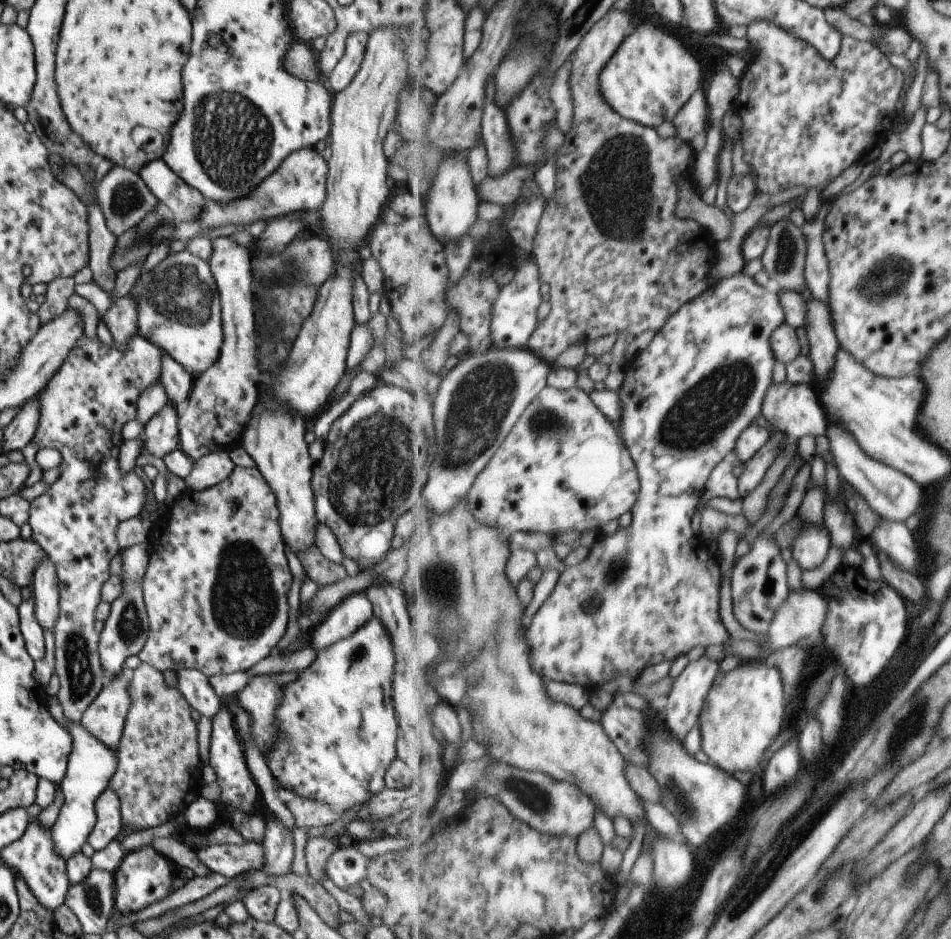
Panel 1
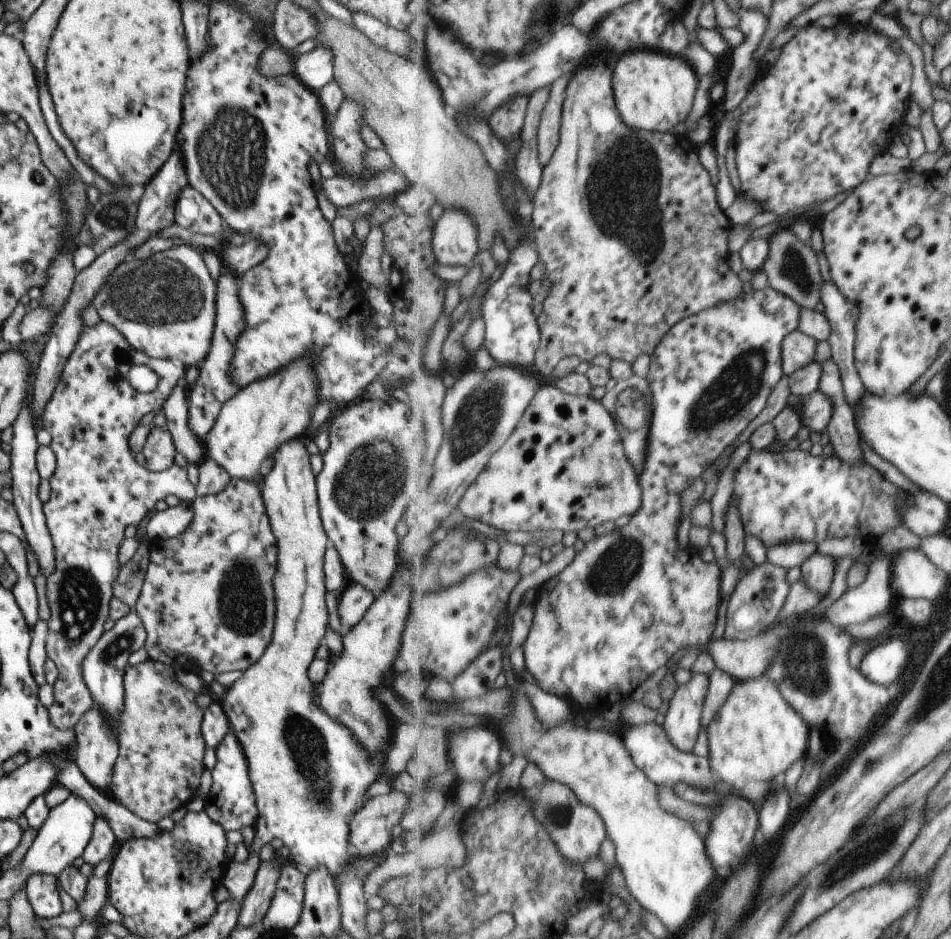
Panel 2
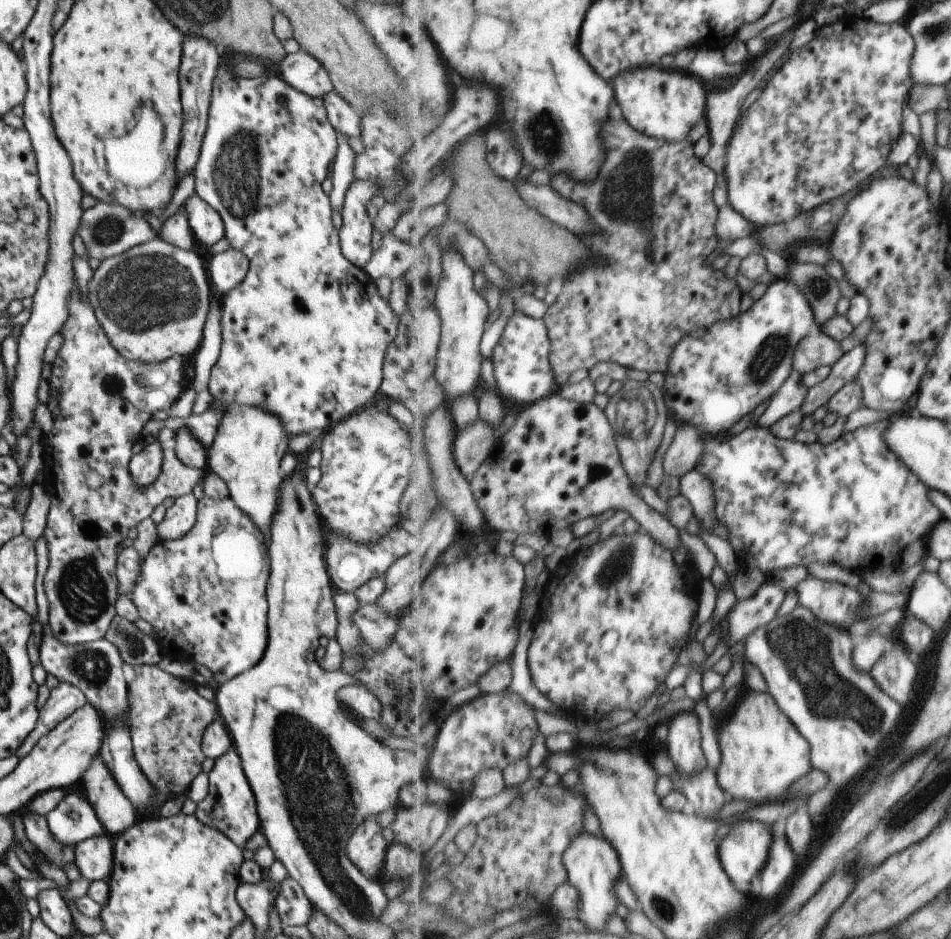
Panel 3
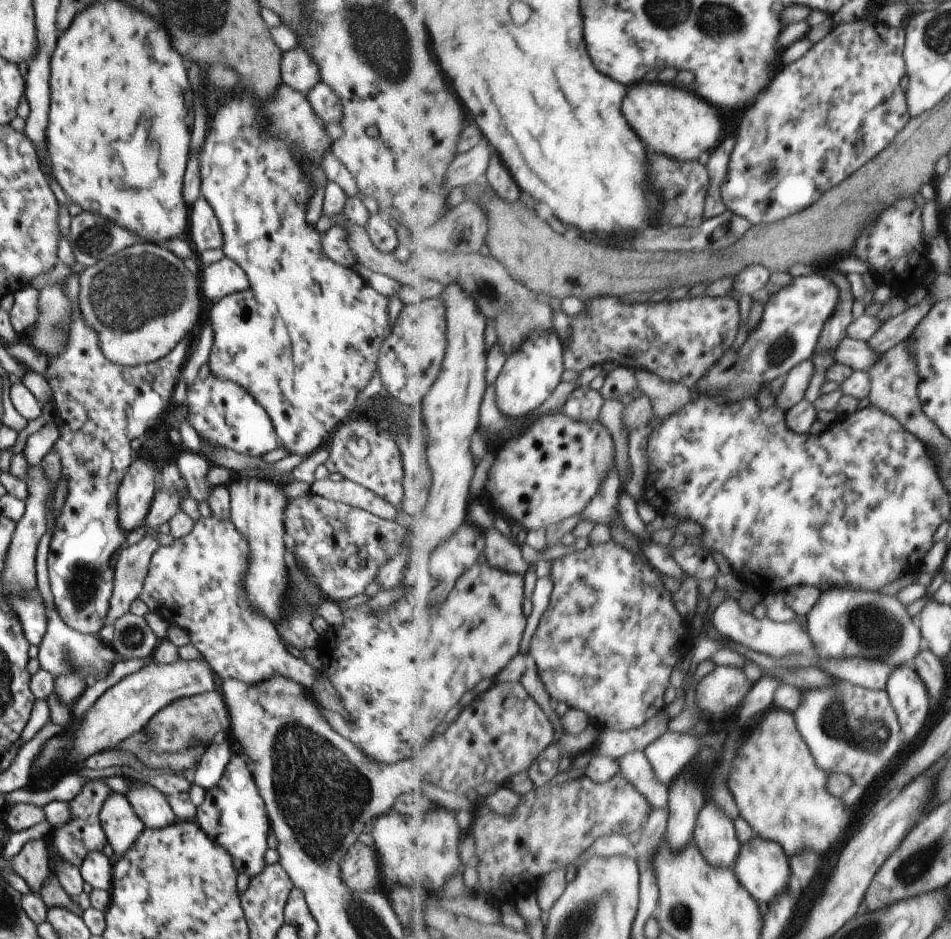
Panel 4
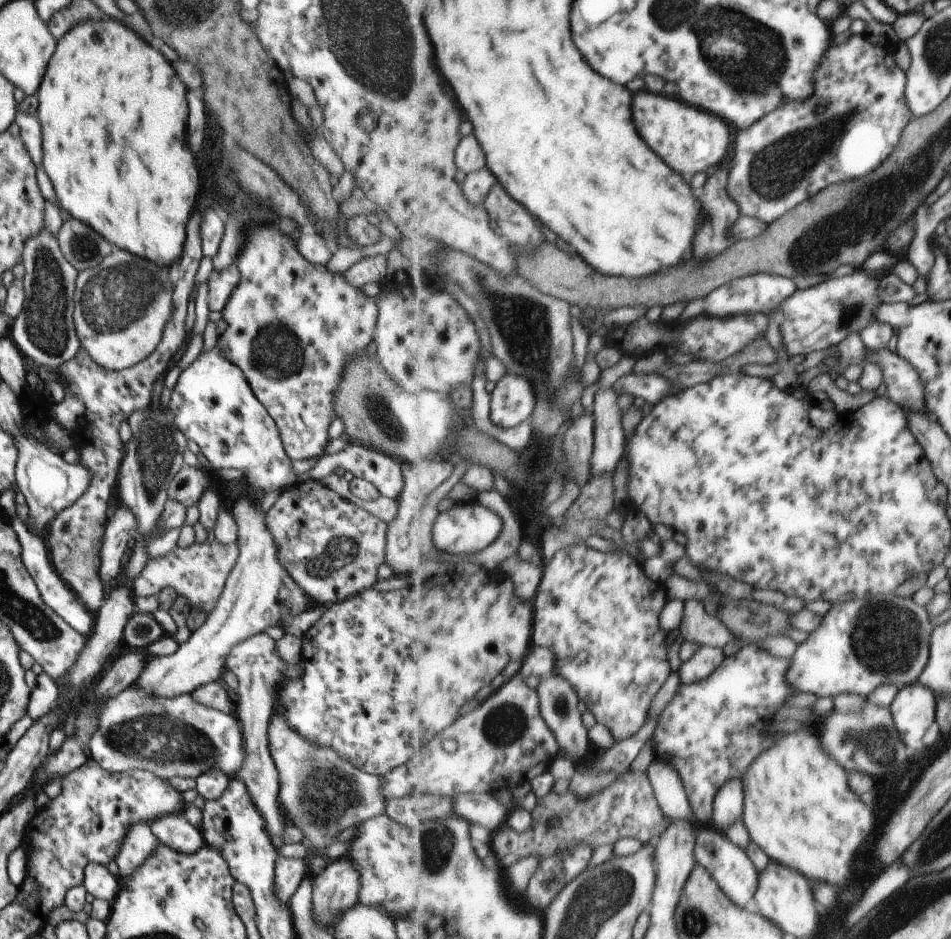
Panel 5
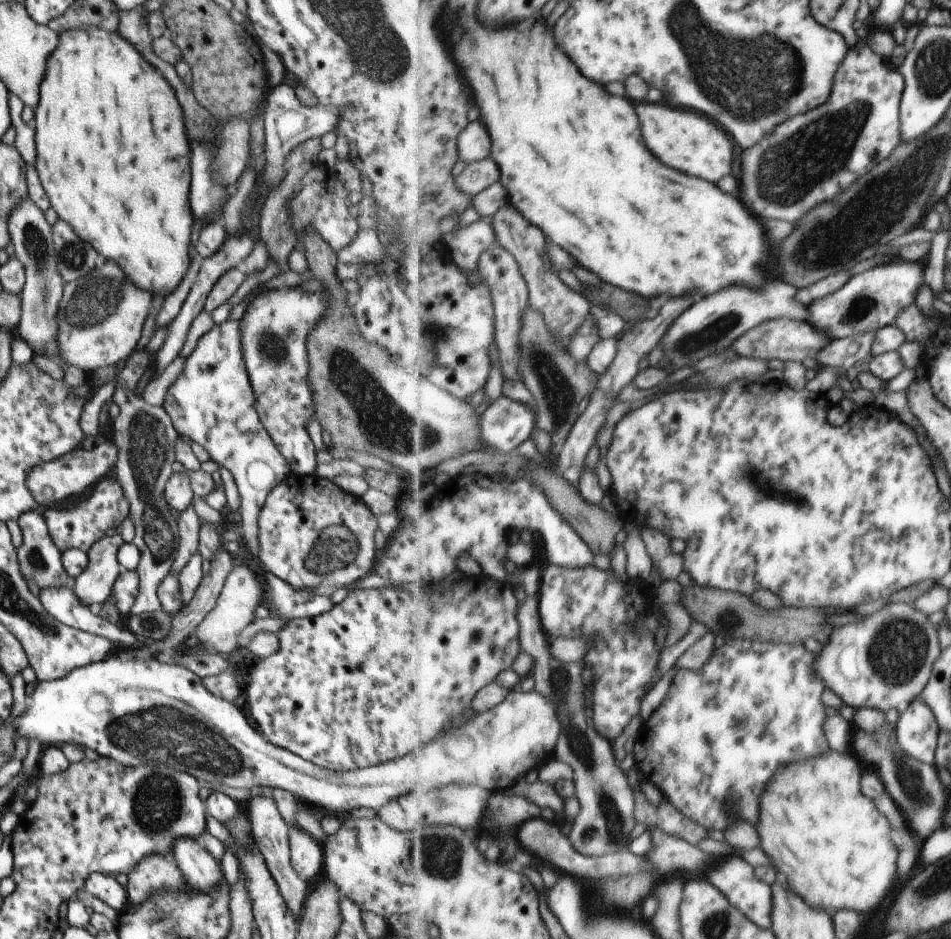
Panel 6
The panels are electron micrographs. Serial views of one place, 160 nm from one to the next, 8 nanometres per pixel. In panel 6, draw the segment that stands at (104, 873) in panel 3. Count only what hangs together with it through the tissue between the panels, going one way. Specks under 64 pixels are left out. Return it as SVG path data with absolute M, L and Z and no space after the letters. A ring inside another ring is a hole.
M91 873L84 880L83 890L89 898L99 898L101 902L121 913L127 906L126 892L111 875Z

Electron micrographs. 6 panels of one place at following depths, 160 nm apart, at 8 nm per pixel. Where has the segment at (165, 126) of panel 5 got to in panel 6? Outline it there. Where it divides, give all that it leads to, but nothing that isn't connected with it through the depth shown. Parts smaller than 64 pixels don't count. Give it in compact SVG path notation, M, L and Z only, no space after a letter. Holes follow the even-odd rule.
M67 28L58 35L57 45L50 54L44 73L37 88L37 100L34 106L34 145L36 150L35 170L38 180L48 198L50 207L53 208L57 220L66 222L85 242L89 242L105 260L117 262L129 280L143 290L153 290L157 294L165 294L177 286L188 267L187 246L189 246L189 228L193 224L191 210L187 204L189 192L189 141L186 135L184 118L176 99L173 87L165 77L151 78L149 70L139 70L139 74L131 74L119 66L119 54L115 52L109 38L105 42L107 50L85 50L85 38L75 38L81 34L82 28Z

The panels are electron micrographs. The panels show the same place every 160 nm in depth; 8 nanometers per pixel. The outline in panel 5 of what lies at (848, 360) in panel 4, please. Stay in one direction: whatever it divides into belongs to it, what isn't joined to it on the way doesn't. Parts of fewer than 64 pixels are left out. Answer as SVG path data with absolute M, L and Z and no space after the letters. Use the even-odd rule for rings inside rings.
M866 347L864 363L878 363L884 370L884 384L888 396L905 410L925 411L931 415L924 399L924 386L915 367L898 352L888 347L871 349Z

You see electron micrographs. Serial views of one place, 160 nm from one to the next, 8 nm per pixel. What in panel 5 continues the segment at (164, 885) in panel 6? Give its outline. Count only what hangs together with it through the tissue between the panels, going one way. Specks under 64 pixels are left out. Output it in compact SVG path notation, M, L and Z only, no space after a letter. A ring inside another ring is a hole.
M146 822L131 823L126 828L117 854L114 856L118 879L124 880L131 874L153 852L158 842L158 838L155 838Z

